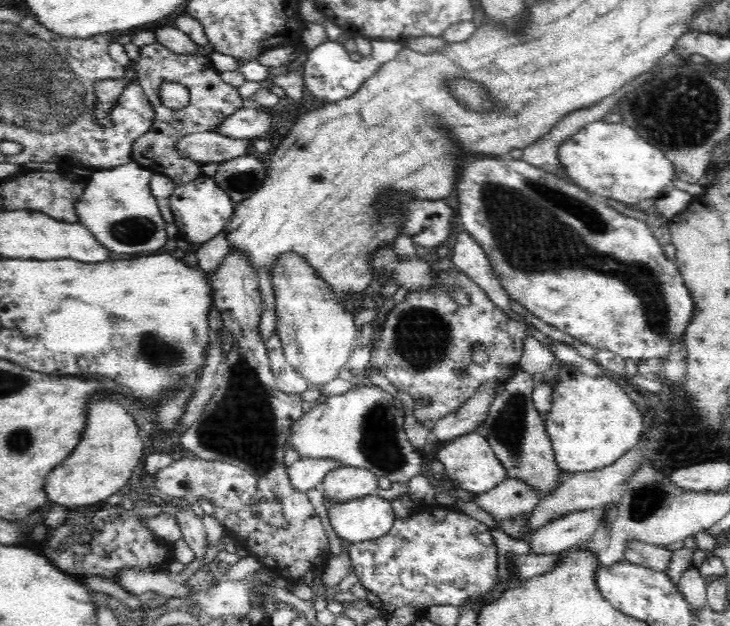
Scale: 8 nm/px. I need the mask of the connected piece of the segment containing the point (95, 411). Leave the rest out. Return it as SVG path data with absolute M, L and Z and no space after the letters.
M100 398L92 404L88 401L83 436L66 460L46 478L46 496L60 506L74 506L98 504L98 500L106 500L112 494L123 492L134 474L134 467L140 464L146 445L140 428L136 428L134 417L126 408L110 398Z

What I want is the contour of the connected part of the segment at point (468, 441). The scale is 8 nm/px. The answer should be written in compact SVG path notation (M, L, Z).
M477 432L444 443L444 447L438 450L434 459L444 464L445 474L452 481L455 489L462 488L474 494L489 491L507 478L501 460L498 460L486 438Z

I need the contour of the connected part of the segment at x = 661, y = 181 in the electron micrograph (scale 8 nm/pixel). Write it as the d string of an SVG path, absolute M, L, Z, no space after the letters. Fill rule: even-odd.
M603 119L586 124L567 137L558 150L559 164L568 170L568 176L594 194L614 198L631 205L646 198L656 198L671 187L674 167L666 155L642 139L638 132L624 123L608 123Z

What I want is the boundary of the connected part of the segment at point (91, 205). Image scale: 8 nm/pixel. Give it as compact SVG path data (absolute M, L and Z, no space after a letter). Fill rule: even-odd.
M134 162L92 172L82 196L75 202L78 222L110 252L140 254L154 252L166 244L166 221L150 190L152 171Z

